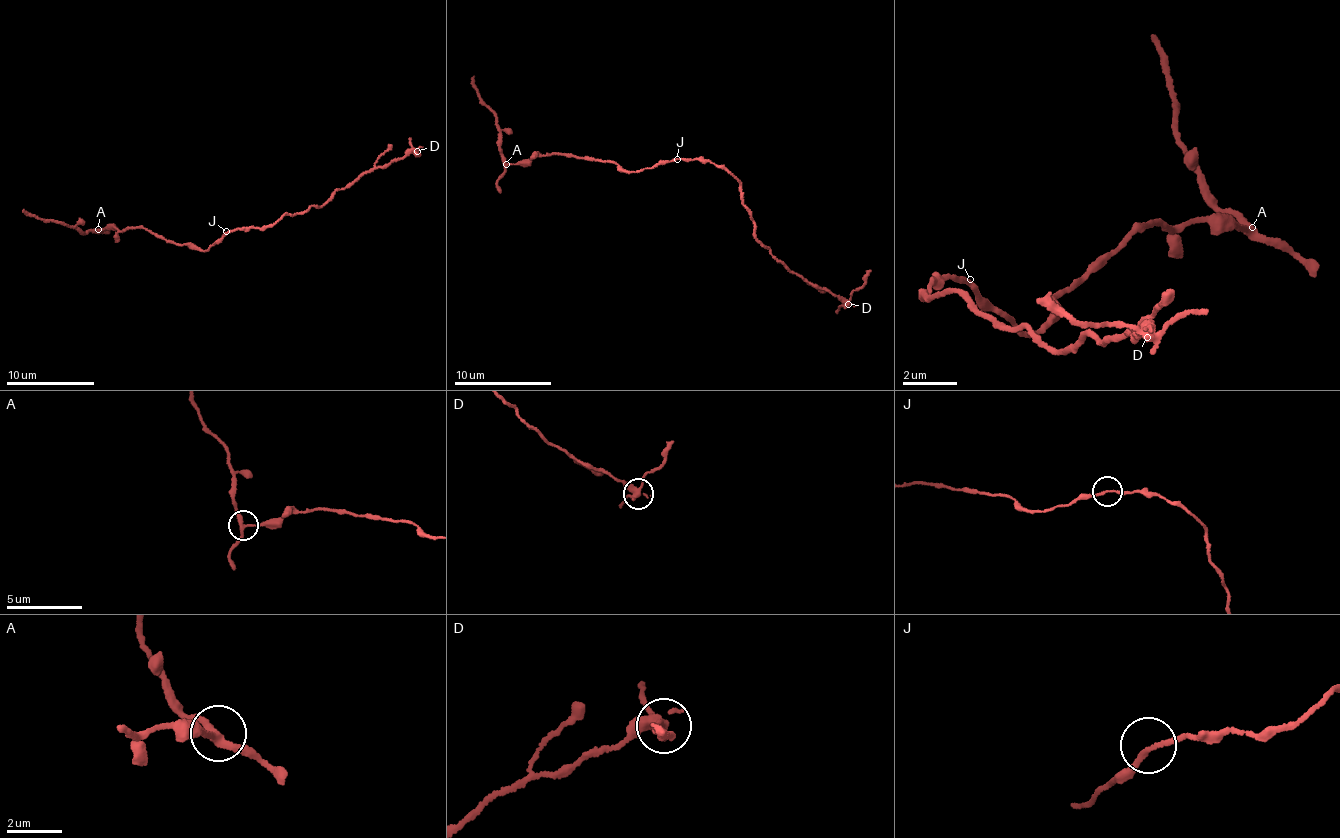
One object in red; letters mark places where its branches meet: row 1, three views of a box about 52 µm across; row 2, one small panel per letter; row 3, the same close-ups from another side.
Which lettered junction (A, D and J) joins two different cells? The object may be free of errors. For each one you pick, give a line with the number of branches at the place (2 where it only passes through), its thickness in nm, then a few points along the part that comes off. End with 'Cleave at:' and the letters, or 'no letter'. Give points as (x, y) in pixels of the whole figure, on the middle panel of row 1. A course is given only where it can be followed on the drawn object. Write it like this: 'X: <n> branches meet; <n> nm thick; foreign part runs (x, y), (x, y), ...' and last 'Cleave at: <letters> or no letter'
D: 3 branches meet; 280 nm thick; foreign part runs (848, 304), (870, 271)
Cleave at: D

